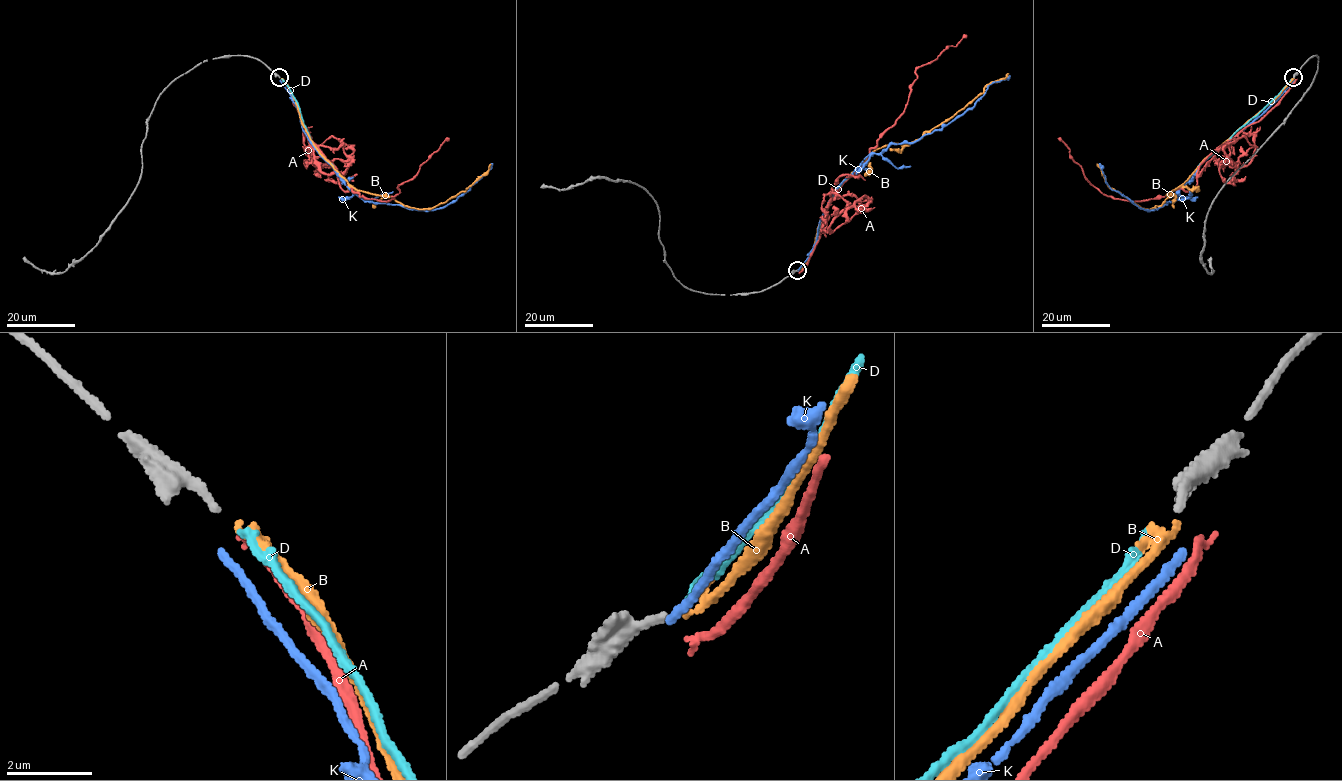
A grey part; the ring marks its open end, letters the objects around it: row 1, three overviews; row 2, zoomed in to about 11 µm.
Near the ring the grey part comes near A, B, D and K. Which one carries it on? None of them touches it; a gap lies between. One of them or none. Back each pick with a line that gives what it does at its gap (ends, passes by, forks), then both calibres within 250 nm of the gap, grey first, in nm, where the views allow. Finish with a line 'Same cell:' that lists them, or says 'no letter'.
D: it ends; calibres 200 and 150 nm
Same cell: D

